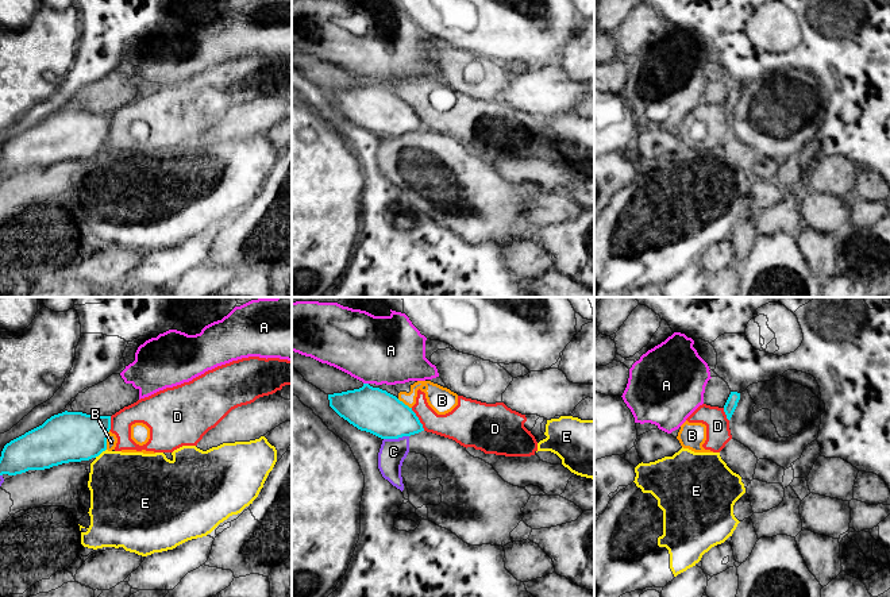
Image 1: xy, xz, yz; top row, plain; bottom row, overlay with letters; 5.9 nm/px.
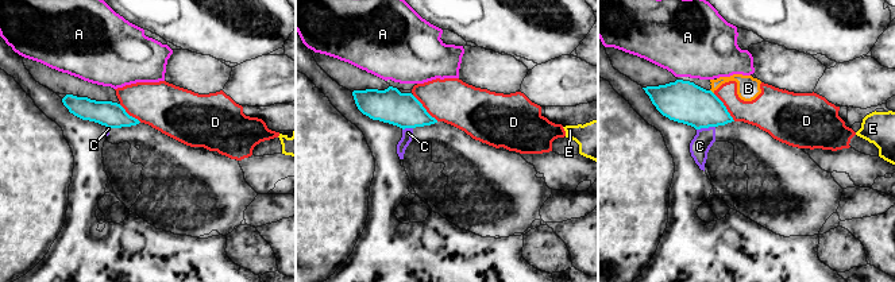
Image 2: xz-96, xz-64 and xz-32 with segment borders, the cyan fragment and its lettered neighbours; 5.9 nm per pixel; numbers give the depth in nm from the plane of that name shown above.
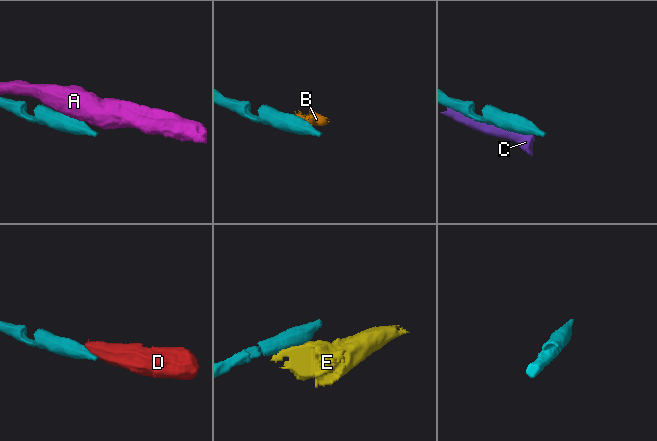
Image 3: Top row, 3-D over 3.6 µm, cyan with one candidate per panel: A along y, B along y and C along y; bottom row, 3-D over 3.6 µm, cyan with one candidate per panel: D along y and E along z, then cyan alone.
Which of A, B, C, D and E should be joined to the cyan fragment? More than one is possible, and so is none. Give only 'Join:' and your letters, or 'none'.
Join: none

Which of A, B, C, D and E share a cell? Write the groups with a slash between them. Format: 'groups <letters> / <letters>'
groups A / B D / C / E

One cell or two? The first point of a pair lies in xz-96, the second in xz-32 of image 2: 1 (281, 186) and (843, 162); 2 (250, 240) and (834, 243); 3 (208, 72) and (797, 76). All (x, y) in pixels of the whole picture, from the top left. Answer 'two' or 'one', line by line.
1: one
2: one
3: one

